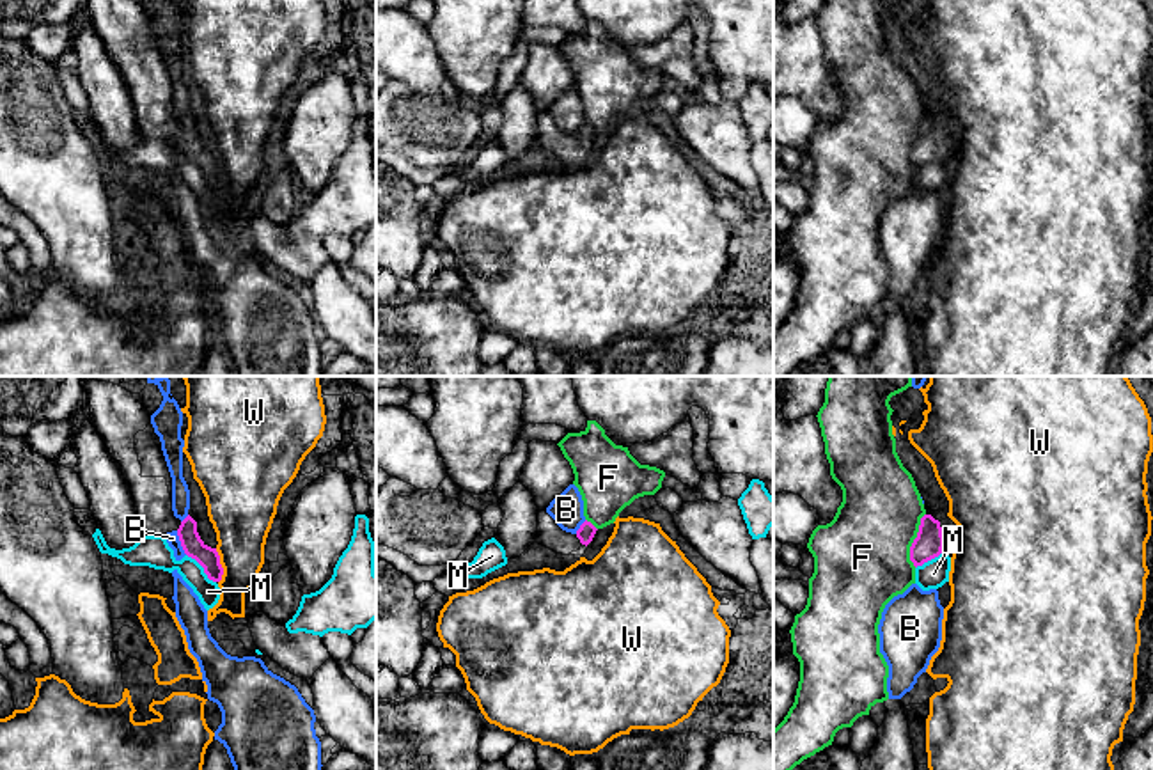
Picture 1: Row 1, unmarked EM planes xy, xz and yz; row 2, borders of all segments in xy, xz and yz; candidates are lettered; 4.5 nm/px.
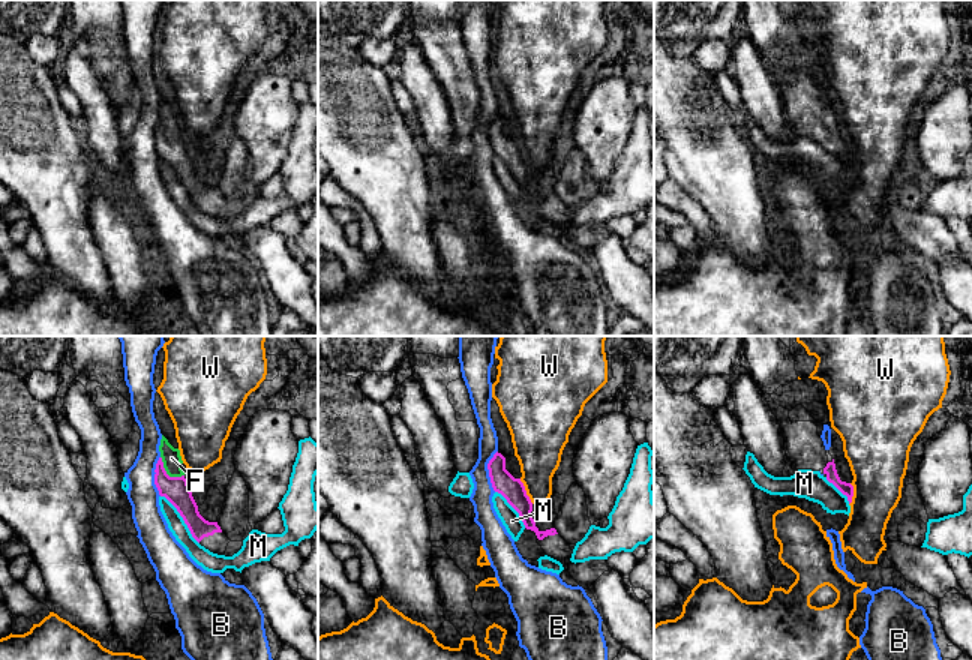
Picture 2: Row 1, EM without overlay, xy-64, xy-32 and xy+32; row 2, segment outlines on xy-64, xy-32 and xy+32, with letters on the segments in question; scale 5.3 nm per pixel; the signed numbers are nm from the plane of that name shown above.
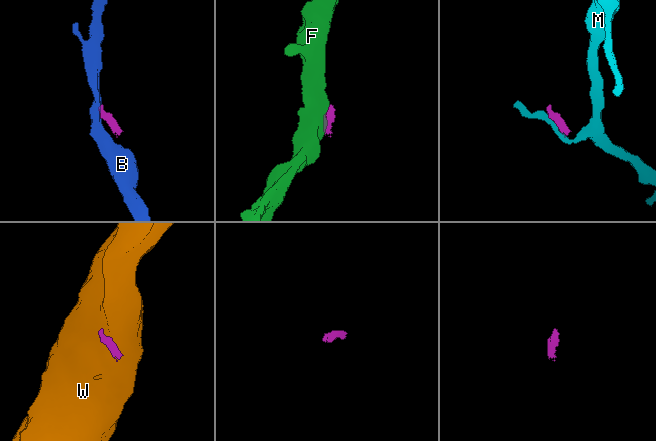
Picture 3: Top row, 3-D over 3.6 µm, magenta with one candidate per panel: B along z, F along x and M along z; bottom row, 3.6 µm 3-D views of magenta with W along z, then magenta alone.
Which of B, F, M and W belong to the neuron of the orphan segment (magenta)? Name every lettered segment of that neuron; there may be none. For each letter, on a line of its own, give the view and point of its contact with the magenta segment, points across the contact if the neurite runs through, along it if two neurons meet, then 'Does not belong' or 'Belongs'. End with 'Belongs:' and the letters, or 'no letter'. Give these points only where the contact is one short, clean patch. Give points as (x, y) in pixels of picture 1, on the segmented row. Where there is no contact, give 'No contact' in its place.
B: Touches magenta at xy (181, 543). Boundary: xy (176, 531), (187, 554). Does not belong
F: Touches magenta at yz (914, 540). Boundary: yz (925, 513), (910, 547), (914, 566). Does not belong
M: Touches magenta at xy (203, 566). Boundary: xy (187, 554), (215, 582). Does not belong
W: Touches magenta at xy (220, 566). Boundary: xy (215, 549), (222, 568), (219, 582). Does not belong
Belongs: no letter

